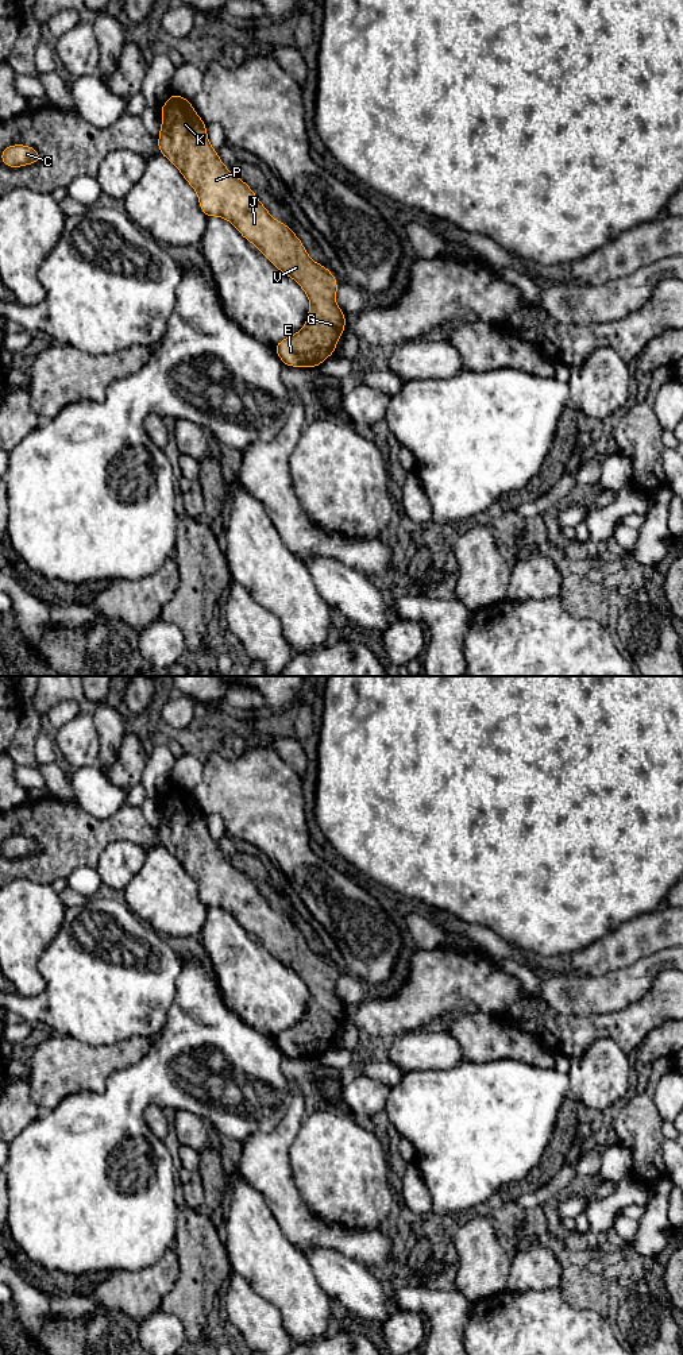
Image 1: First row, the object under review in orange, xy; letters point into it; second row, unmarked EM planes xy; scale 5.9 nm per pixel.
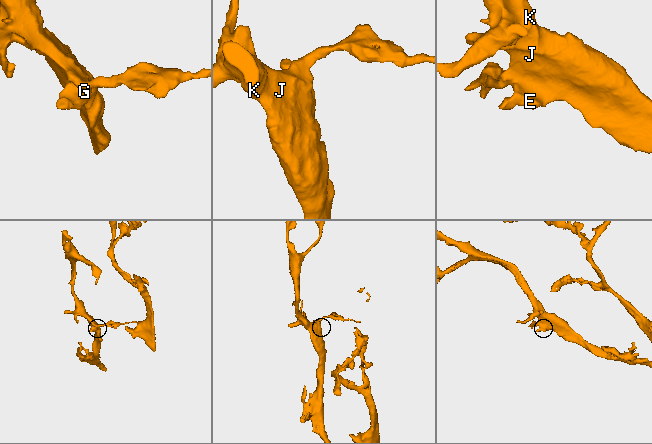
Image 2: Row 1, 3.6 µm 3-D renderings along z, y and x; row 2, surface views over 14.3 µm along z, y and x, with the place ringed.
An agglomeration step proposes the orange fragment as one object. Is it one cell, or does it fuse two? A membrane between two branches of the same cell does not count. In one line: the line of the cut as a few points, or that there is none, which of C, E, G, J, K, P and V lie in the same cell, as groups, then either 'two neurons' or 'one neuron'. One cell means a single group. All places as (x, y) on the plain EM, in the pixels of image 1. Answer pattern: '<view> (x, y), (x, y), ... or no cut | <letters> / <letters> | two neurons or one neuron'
no cut | C E G J K P V | one neuron

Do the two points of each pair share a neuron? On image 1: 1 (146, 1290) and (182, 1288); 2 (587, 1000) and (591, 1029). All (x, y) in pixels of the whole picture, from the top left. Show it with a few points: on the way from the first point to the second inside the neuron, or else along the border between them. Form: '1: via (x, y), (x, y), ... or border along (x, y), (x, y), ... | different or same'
1: border along (178, 1258), (178, 1277), (159, 1308) | different
2: border along (620, 1010), (583, 1015), (563, 1015), (558, 1012) | different

